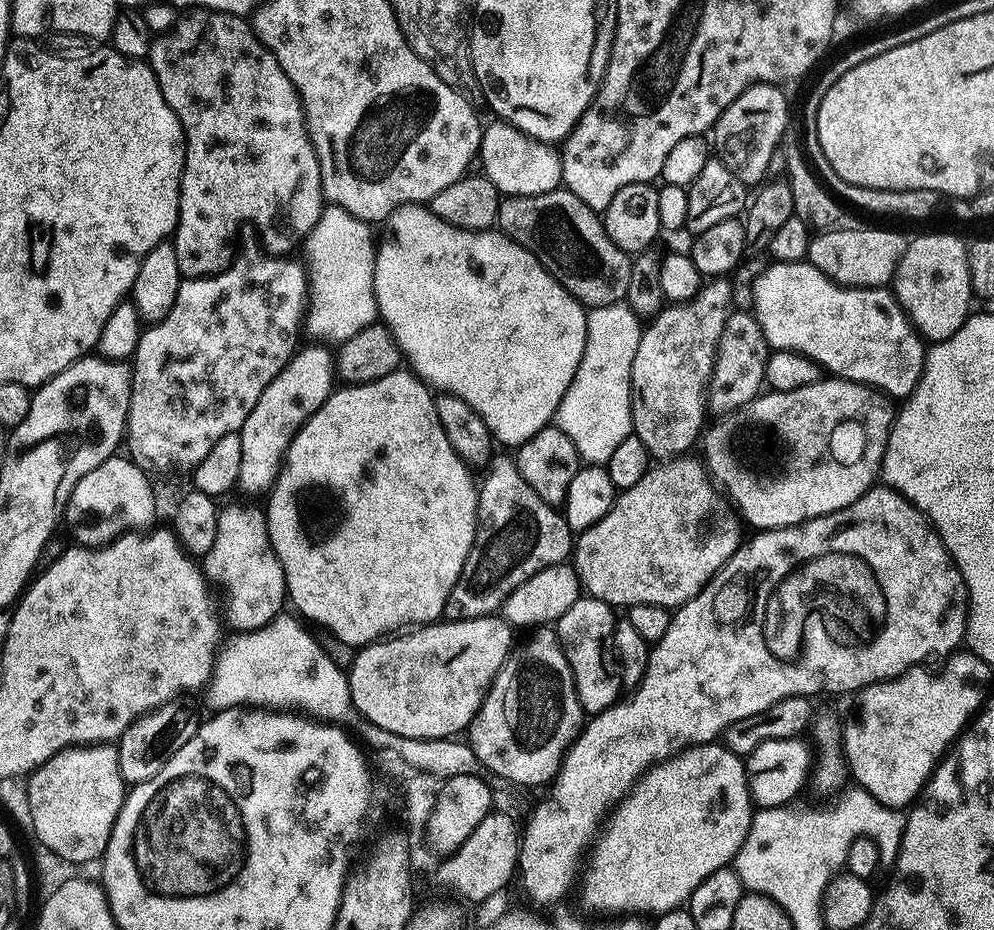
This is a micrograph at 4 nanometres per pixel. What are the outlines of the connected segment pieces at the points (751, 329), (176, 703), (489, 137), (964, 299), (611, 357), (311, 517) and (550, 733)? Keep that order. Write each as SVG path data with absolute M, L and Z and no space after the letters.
M751 311L729 312L721 337L718 338L716 358L706 389L706 408L709 413L727 414L748 407L751 400L761 395L764 383L764 367L770 349L755 315Z
M171 699L145 712L120 735L118 762L122 778L129 785L141 784L154 778L154 774L158 774L158 770L162 770L162 766L166 766L166 762L170 762L170 758L174 758L174 754L178 754L178 750L190 742L190 738L194 738L201 721L192 717L191 710L181 700Z
M499 118L480 133L480 151L478 164L481 164L483 175L494 182L496 189L505 197L533 196L546 194L550 190L561 187L562 162L560 153L547 140L539 140L515 128L513 124Z
M928 232L917 240L909 239L906 254L902 254L896 267L894 295L909 323L925 341L935 342L950 338L950 334L957 332L968 319L970 315L968 307L974 303L965 241L960 241L958 237L951 236L948 232Z
M626 302L611 304L610 306L598 306L588 312L588 317L586 318L586 350L582 354L582 362L578 362L578 370L574 374L574 382L570 382L570 386L566 390L566 394L562 394L562 402L558 406L558 410L554 417L555 427L560 428L562 430L562 434L566 434L566 438L570 438L570 442L574 442L574 450L578 450L580 459L585 465L607 465L610 454L614 454L614 449L618 447L618 445L620 445L627 436L633 435L631 367L634 366L634 356L638 351L641 333L641 317L637 316L635 310Z
M397 370L374 382L337 387L290 442L280 476L266 496L270 542L282 566L287 599L297 608L295 611L305 621L313 620L314 623L321 624L330 635L337 636L342 643L356 644L355 646L374 644L377 640L399 633L409 626L423 626L439 621L444 616L450 590L454 590L462 574L462 566L476 537L478 484L477 481L472 481L472 476L473 469L465 464L464 459L454 450L454 446L450 446L450 438L446 438L446 430L442 430L442 422L438 422L433 389L415 372Z
M541 626L529 636L532 637L521 648L519 645L500 668L484 695L478 714L466 729L466 740L480 760L481 769L489 768L494 775L504 779L501 781L509 785L532 790L535 784L544 784L547 780L555 781L556 773L560 771L560 763L572 747L572 741L580 735L586 713L578 702L576 683L555 631L551 627Z

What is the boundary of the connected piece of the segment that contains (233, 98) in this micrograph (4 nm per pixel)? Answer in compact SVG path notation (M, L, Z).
M194 8L177 15L173 25L167 32L157 35L149 46L146 63L154 70L154 78L158 78L158 86L162 90L162 98L178 114L180 125L184 131L184 173L180 179L180 217L174 233L174 247L178 254L178 266L181 277L217 276L224 271L234 259L232 239L236 236L240 224L249 220L258 233L258 240L271 255L281 258L292 254L301 247L302 241L310 234L310 230L318 222L320 213L326 207L320 163L316 157L314 146L308 137L308 127L304 125L304 111L300 105L300 95L294 90L290 78L286 78L286 70L278 66L278 58L256 37L252 25L243 16L235 16L229 12L215 12L209 8Z

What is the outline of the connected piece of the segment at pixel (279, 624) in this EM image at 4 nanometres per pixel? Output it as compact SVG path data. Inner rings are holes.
M281 614L258 630L236 632L233 640L215 653L211 676L206 685L208 704L212 710L242 707L287 710L331 726L344 726L354 716L347 671L343 667L340 669L335 658L324 652L323 646L303 628L305 625L295 615L292 616Z

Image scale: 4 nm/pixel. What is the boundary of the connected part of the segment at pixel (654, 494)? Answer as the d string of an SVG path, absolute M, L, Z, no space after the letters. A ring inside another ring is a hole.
M683 454L675 458L665 459L655 466L649 467L648 473L643 476L634 486L623 489L617 495L616 501L612 503L611 510L608 511L594 526L590 526L585 532L579 533L574 540L574 567L580 578L583 591L593 600L601 600L613 606L627 606L630 604L653 604L662 606L669 610L675 610L680 605L685 604L690 598L707 586L720 572L720 567L740 549L742 535L740 536L740 524L742 516L734 507L731 499L714 483L707 467L699 459L691 460L691 455Z

